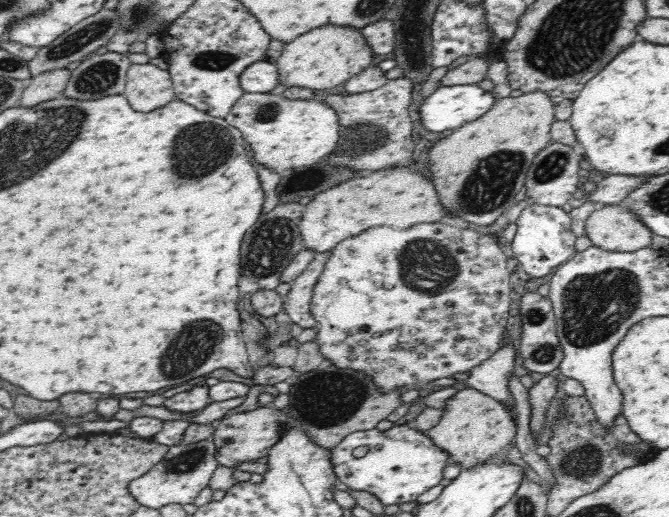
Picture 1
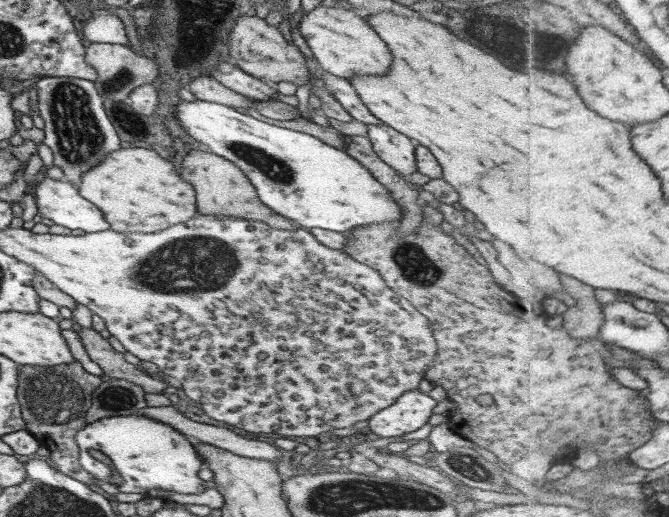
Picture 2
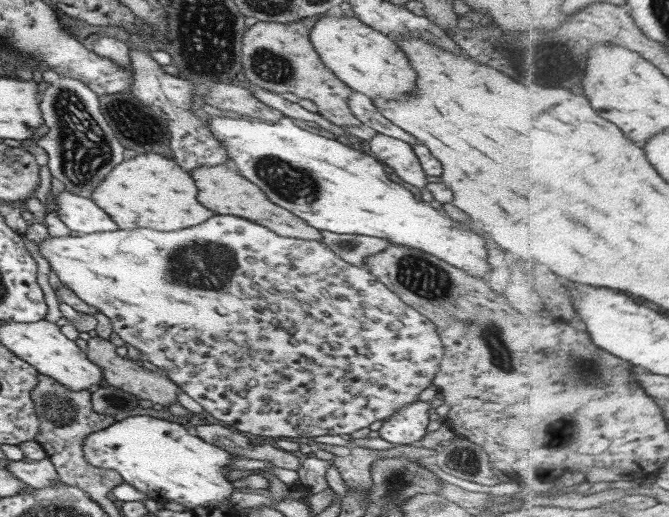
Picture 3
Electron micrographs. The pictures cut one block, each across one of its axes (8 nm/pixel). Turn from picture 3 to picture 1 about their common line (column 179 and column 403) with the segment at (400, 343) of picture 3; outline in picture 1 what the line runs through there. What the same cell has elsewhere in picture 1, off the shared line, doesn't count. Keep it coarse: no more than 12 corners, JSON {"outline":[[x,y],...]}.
{"outline":[[457,221],[331,250],[320,354],[378,390],[502,344],[508,259]]}

